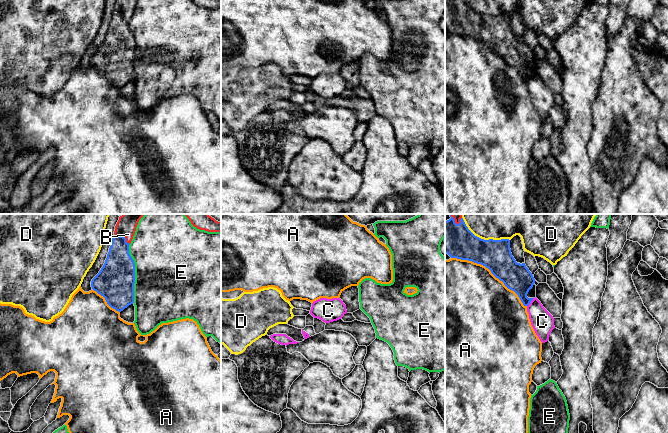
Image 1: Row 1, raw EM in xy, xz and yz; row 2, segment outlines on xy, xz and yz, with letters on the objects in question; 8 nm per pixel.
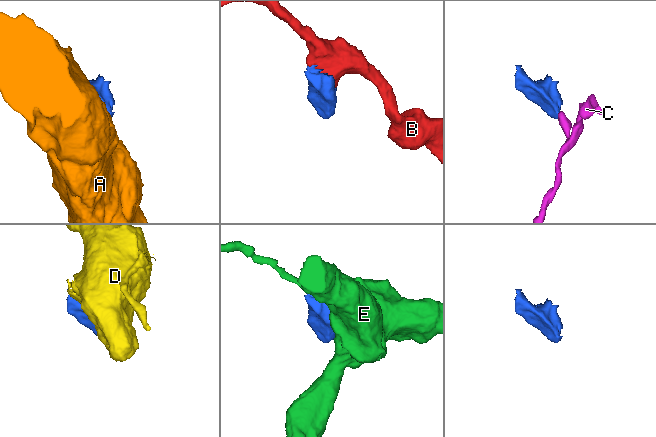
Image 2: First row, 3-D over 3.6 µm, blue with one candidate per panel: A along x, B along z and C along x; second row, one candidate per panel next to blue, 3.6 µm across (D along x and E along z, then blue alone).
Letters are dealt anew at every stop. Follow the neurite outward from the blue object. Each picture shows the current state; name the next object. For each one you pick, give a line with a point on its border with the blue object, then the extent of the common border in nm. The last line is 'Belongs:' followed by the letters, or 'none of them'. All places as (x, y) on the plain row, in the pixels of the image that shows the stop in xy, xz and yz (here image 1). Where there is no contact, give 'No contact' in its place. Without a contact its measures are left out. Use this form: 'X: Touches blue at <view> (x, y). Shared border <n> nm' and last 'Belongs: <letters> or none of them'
B: Touches blue at xy (122, 12). Shared border 150 nm
Belongs: B

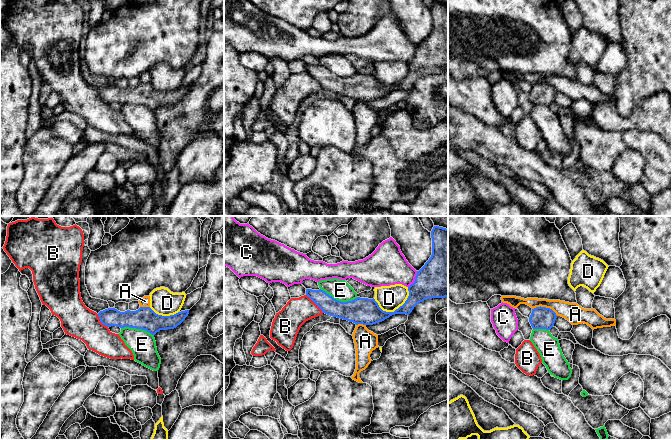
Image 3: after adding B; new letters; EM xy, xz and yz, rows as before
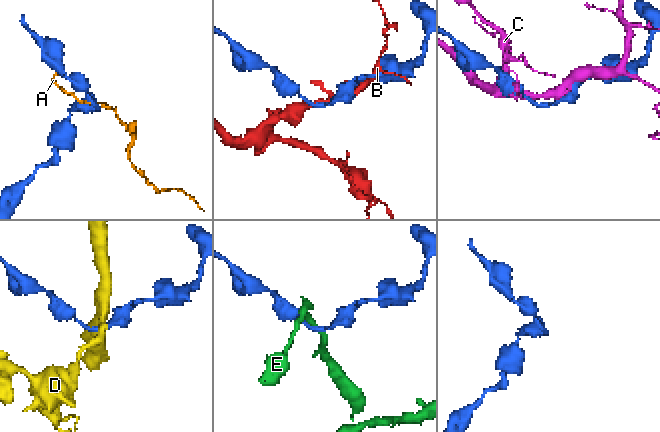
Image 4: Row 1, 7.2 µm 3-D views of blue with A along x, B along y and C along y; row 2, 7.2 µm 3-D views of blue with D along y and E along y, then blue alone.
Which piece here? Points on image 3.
Belongs: none of them

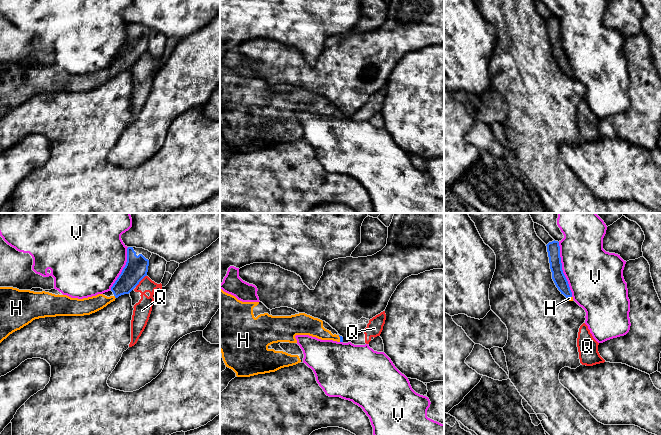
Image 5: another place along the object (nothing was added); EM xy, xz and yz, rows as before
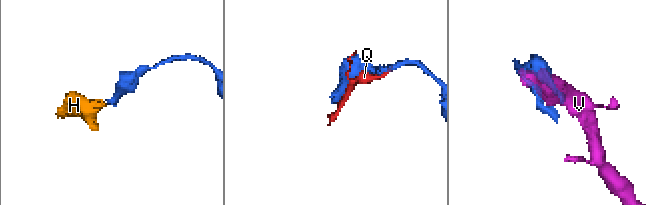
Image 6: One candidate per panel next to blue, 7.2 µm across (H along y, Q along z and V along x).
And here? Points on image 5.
H: Touches blue at xy (115, 73). Shared border 30 nm
Belongs: H

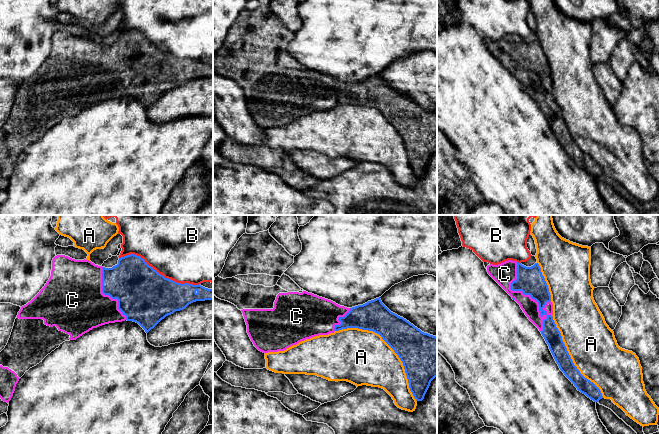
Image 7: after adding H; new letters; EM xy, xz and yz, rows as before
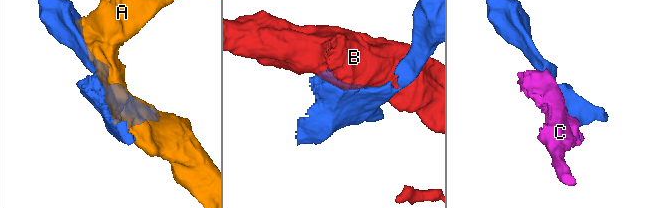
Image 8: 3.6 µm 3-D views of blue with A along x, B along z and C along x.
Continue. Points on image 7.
C: Touches blue at yz (528, 70). Shared border 600 nm
Belongs: C

